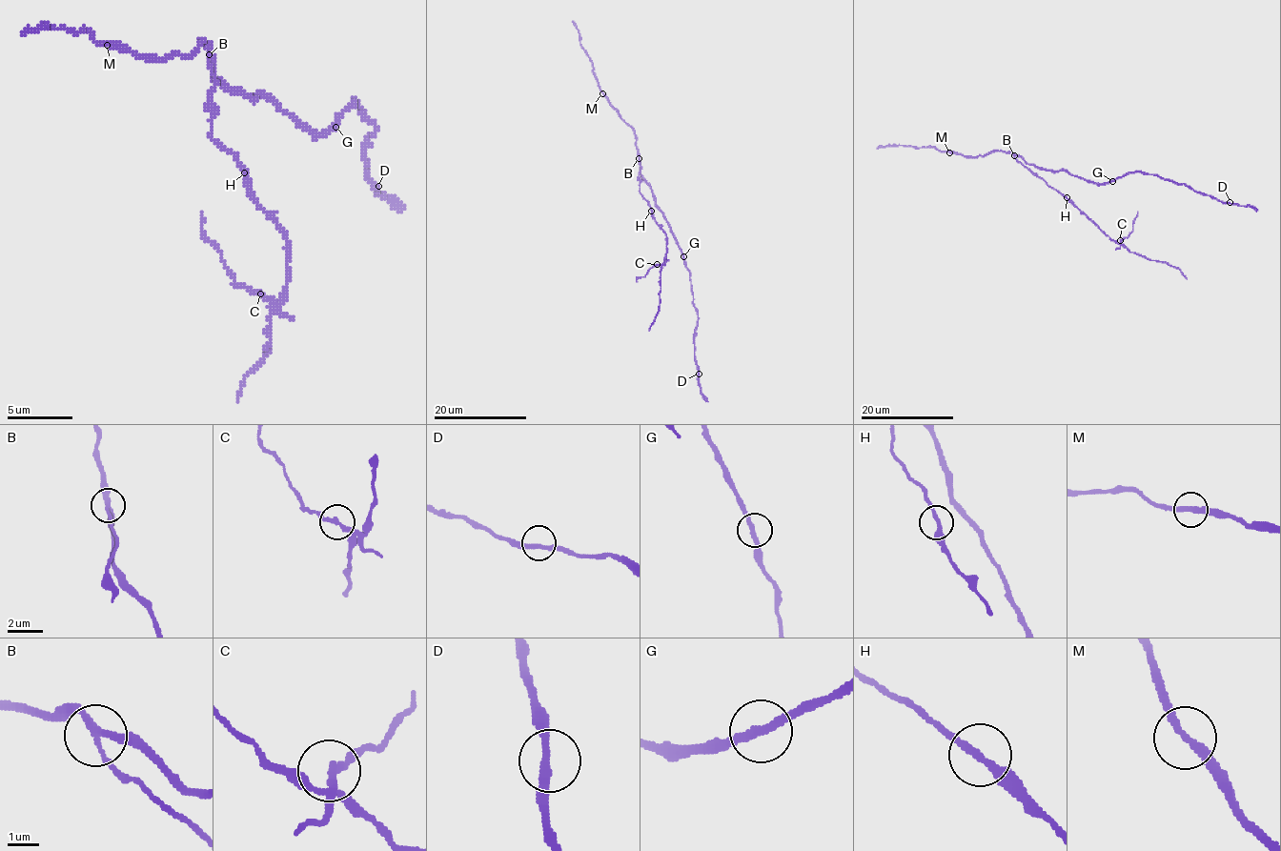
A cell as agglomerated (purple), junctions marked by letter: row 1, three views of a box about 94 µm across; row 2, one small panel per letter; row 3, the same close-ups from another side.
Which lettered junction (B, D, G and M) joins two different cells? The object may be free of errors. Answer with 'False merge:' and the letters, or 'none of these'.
False merge: B

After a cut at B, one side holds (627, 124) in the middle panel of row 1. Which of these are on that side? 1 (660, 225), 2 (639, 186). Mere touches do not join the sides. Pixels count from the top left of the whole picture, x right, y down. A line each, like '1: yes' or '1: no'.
1: no
2: no

